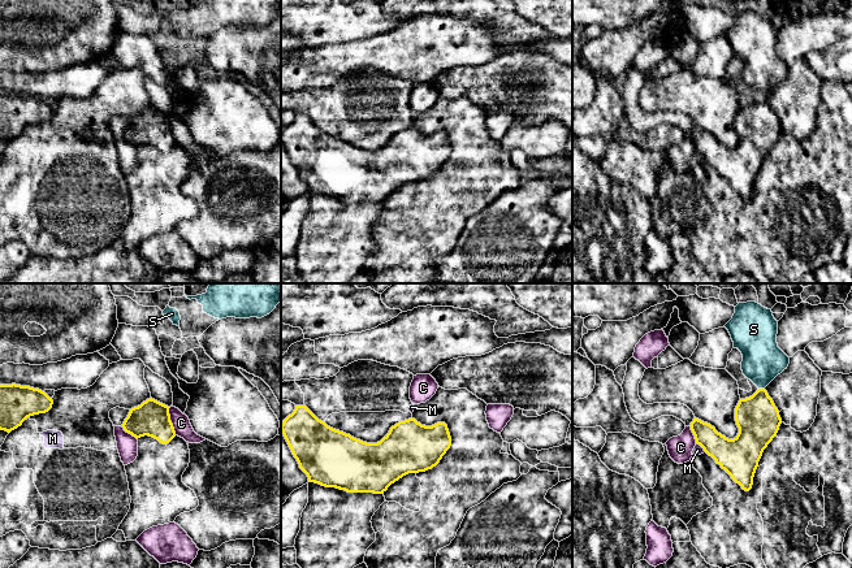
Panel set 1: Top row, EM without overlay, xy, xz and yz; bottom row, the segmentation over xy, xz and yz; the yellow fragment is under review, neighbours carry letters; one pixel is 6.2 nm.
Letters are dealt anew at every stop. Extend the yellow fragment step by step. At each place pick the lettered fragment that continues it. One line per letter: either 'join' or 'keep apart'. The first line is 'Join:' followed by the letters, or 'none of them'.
Join: none of them
C: keep apart
M: keep apart
S: keep apart

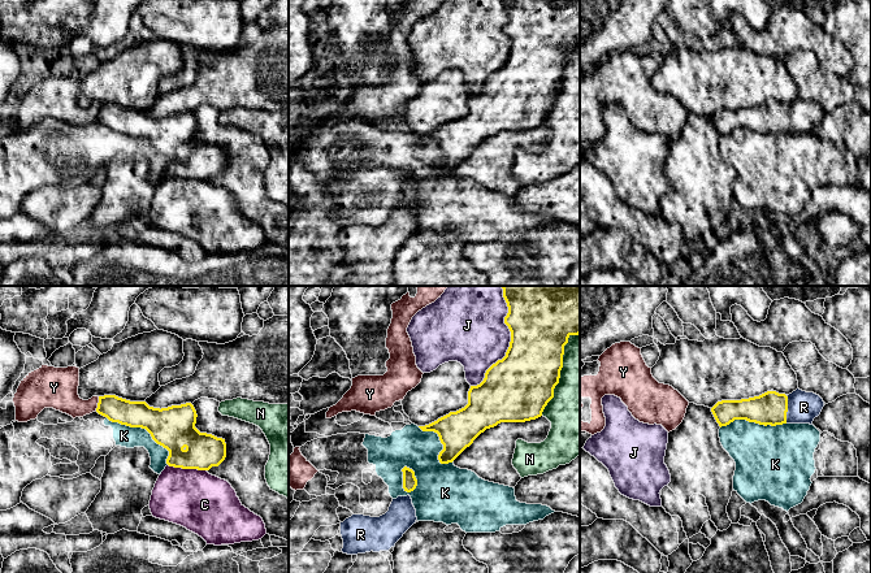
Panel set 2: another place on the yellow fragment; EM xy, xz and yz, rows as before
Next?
Join: R
C: keep apart
J: keep apart
K: keep apart
N: keep apart
R: join
Y: keep apart

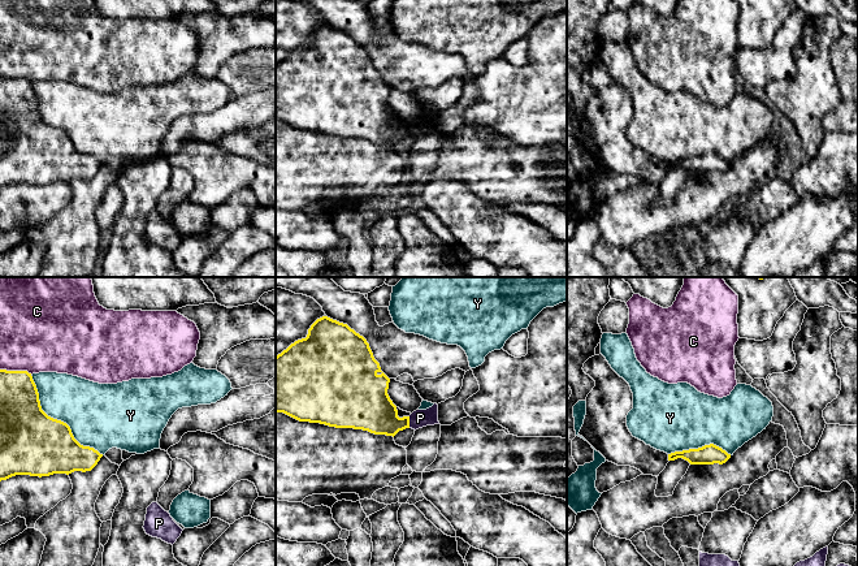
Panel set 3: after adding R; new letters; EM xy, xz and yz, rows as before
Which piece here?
Join: none of them
C: keep apart
P: keep apart
Y: keep apart

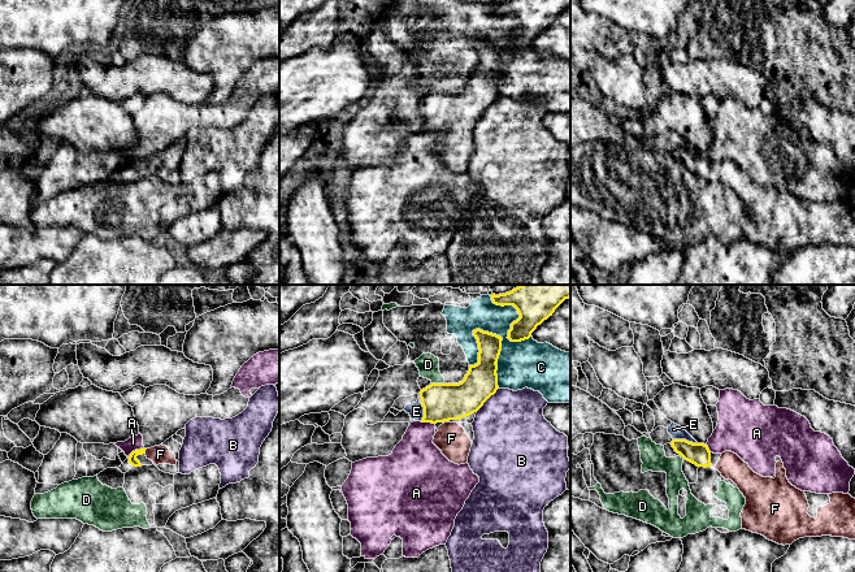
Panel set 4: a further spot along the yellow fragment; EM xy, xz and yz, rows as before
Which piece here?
Join: F
A: keep apart
B: keep apart
C: keep apart
D: keep apart
E: keep apart
F: join

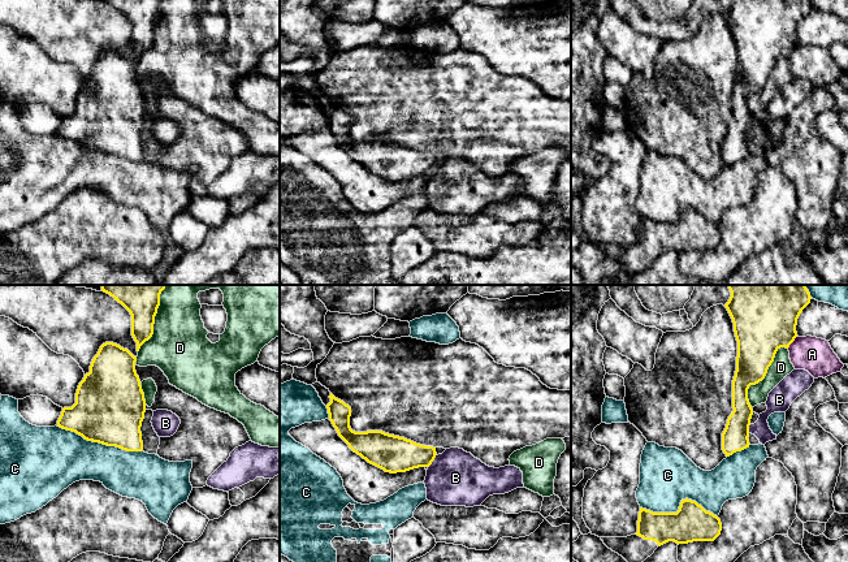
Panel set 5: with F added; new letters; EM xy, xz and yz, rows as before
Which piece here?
Join: none of them
A: keep apart
B: keep apart
C: keep apart
D: keep apart

